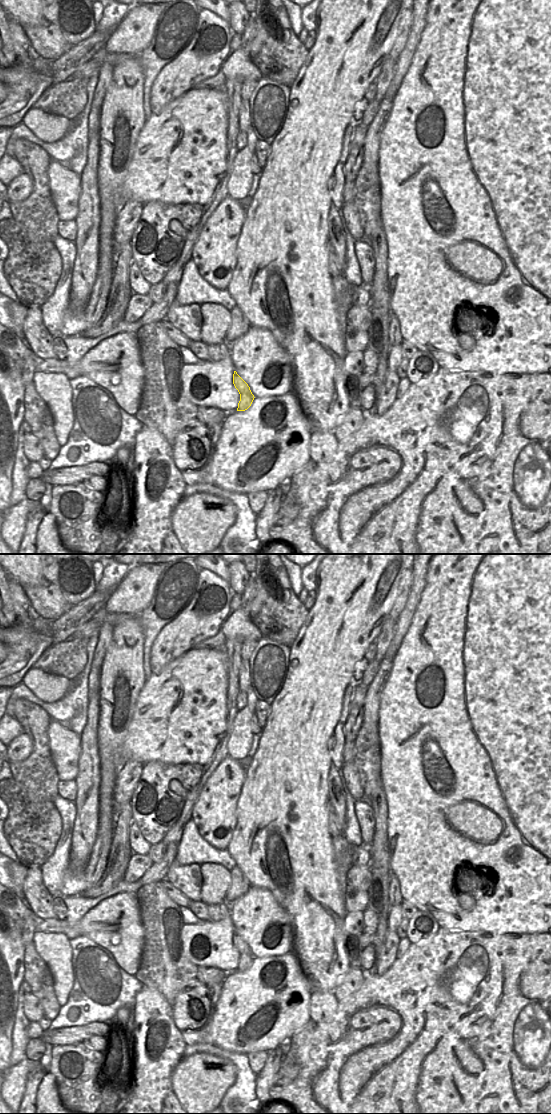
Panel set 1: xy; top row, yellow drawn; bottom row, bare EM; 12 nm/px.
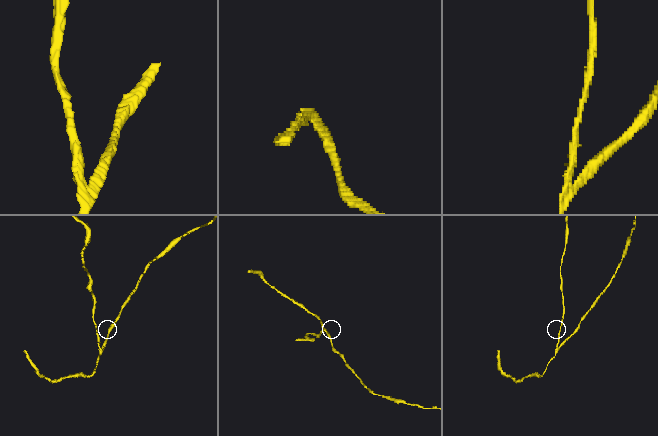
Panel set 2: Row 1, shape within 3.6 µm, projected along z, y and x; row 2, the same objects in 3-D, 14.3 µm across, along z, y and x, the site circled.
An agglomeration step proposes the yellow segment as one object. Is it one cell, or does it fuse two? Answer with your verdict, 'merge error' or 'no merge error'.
merge error

